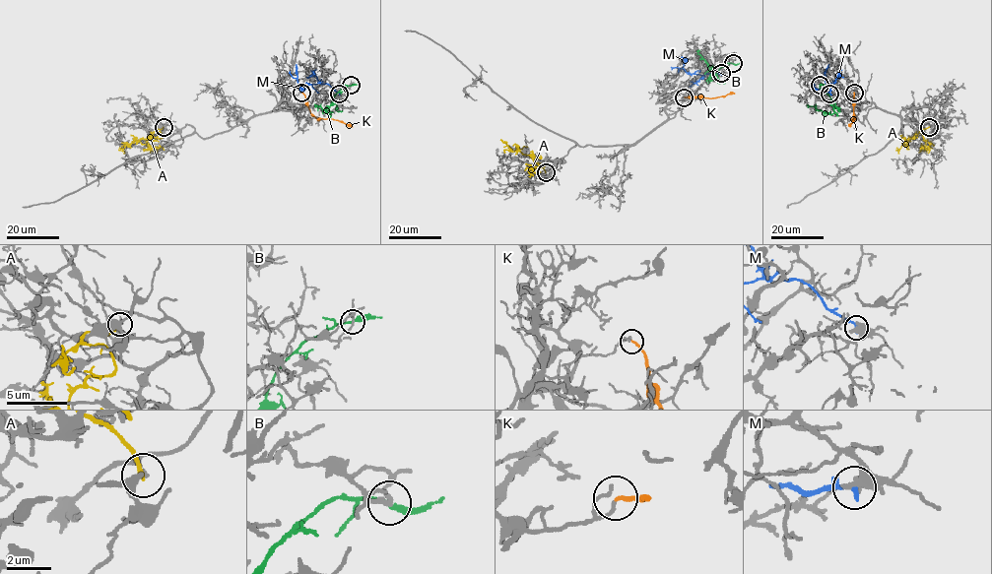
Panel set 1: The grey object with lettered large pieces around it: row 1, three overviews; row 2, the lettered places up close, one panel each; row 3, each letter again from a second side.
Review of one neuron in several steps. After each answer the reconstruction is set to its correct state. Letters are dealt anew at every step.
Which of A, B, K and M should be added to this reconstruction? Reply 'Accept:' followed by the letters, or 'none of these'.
Accept: none of these

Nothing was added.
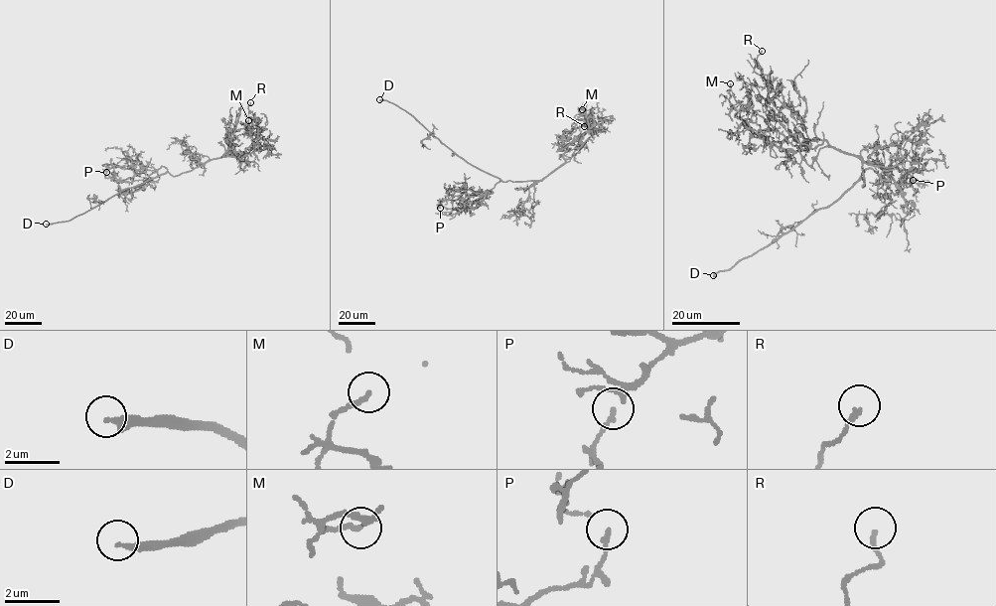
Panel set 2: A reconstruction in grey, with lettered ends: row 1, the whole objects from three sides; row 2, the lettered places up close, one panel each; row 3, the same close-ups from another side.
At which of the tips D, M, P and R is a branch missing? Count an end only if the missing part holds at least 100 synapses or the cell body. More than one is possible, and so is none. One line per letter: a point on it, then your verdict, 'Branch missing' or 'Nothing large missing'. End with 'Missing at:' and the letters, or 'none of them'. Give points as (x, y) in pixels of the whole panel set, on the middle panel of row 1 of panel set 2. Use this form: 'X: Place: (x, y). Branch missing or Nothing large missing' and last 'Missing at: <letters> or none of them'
D: Place: (379, 99). Branch missing
M: Place: (582, 109). Nothing large missing
P: Place: (440, 208). Nothing large missing
R: Place: (584, 126). Nothing large missing
Missing at: D

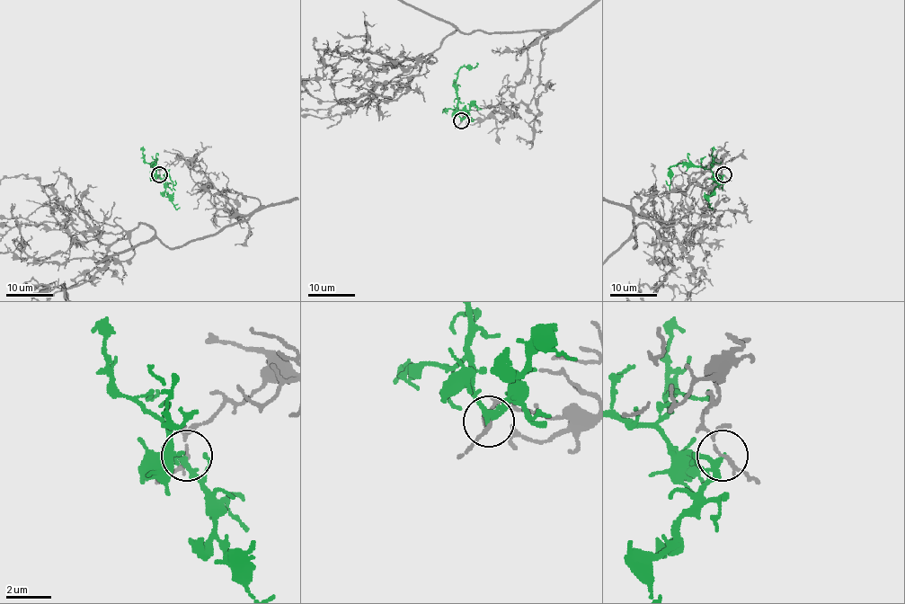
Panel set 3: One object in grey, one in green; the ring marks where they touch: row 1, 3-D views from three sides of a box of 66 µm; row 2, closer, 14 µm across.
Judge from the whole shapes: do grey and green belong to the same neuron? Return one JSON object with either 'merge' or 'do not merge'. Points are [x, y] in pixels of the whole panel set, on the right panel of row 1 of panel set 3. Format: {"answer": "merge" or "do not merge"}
{"answer": "do not merge"}

